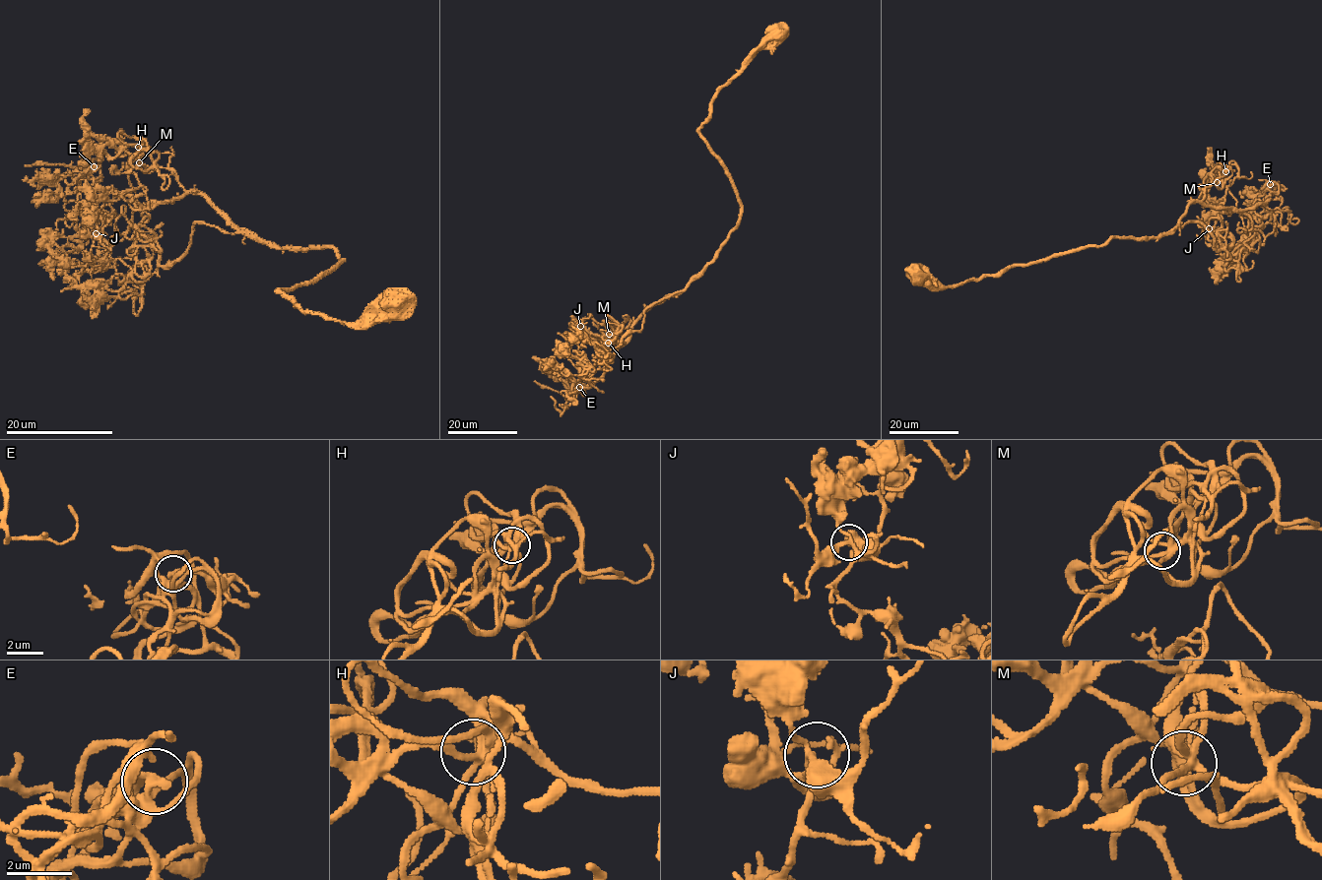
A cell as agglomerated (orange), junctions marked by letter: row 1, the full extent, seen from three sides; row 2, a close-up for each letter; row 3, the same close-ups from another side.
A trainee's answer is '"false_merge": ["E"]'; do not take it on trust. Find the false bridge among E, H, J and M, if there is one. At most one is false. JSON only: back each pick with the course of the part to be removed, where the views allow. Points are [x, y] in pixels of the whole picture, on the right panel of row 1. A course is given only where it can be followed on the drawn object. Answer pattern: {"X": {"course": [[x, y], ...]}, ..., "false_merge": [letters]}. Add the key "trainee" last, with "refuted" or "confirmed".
{"false_merge": ["E"], "trainee": "confirmed"}

